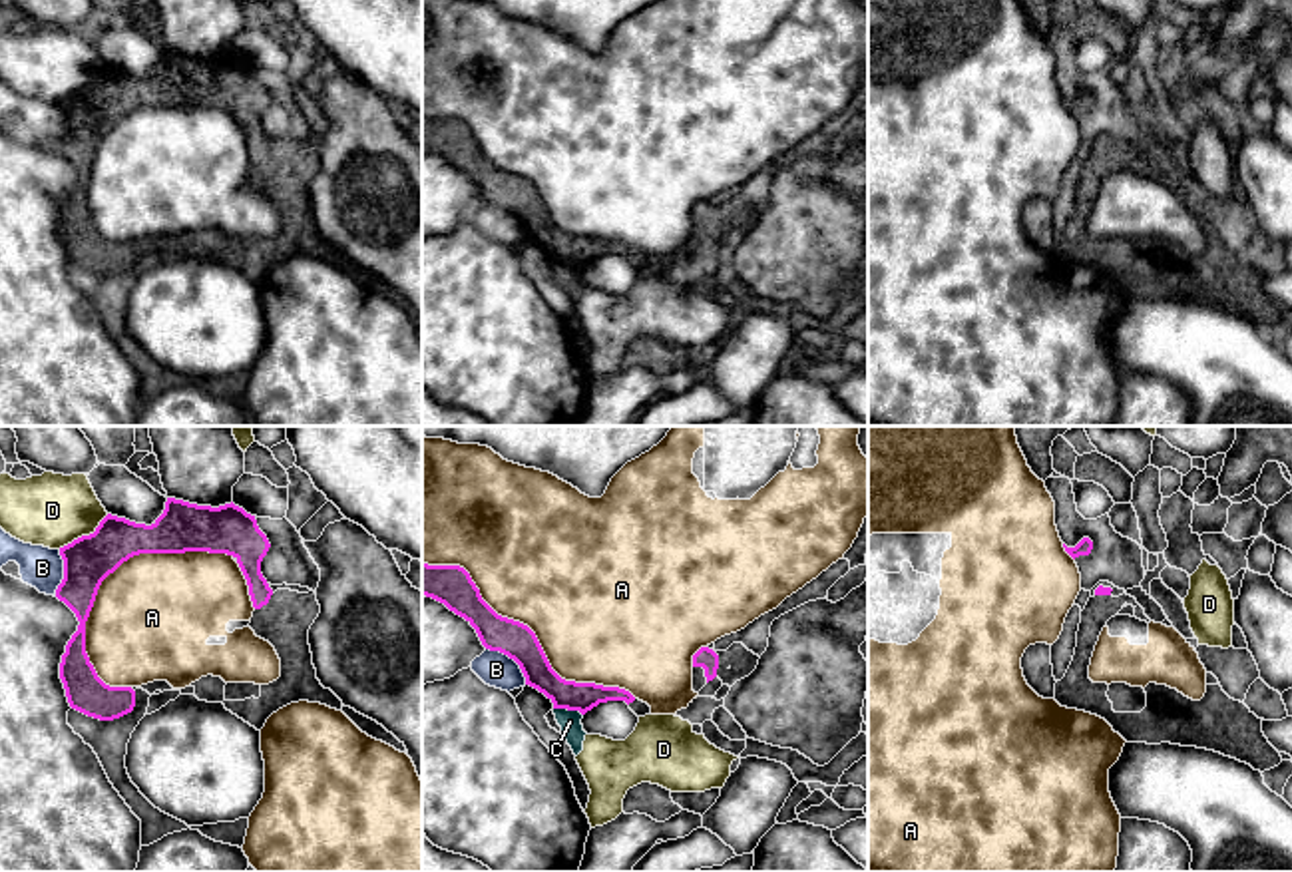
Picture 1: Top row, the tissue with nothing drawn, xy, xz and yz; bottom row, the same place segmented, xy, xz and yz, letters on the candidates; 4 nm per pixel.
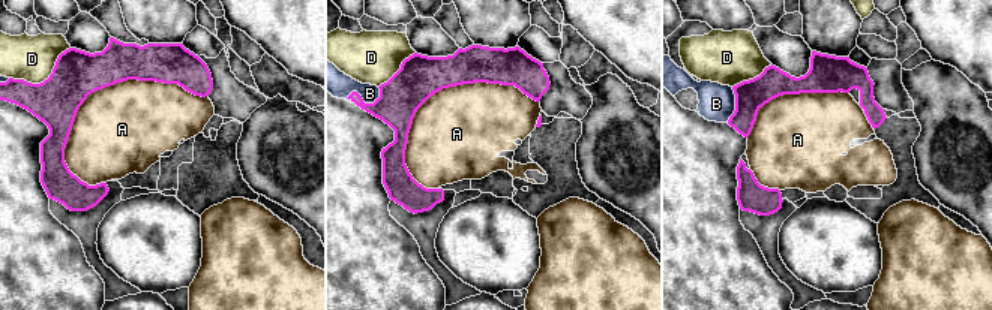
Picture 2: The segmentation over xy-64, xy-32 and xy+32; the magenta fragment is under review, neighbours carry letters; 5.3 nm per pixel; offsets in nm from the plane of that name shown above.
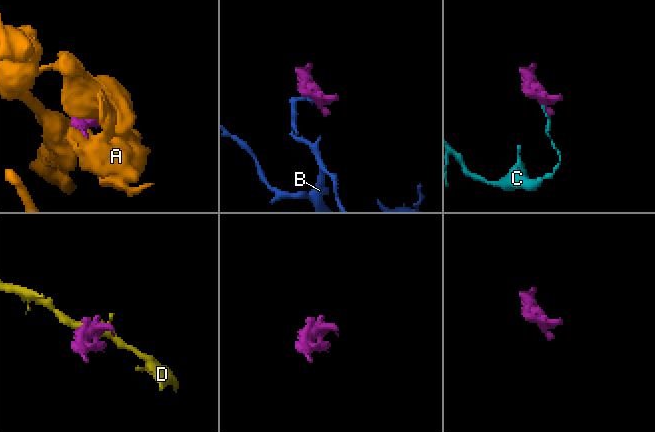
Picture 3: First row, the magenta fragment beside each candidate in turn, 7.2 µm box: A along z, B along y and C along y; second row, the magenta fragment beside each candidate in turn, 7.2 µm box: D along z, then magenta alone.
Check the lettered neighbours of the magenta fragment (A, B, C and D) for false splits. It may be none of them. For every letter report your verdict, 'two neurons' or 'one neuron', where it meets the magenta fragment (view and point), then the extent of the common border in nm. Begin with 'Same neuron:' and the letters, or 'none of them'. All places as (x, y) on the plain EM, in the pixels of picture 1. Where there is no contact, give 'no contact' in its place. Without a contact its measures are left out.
Same neuron: none of them
A: two neurons; meets magenta in xy at (120, 118); contact 750 nm long
B: two neurons; meets magenta in xz at (512, 212); contact 220 nm long
C: two neurons; meets magenta in xz at (568, 263); contact 120 nm long
D: two neurons; meets magenta in xy at (84, 90); contact 240 nm long

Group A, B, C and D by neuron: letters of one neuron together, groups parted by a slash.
A / B / C / D

